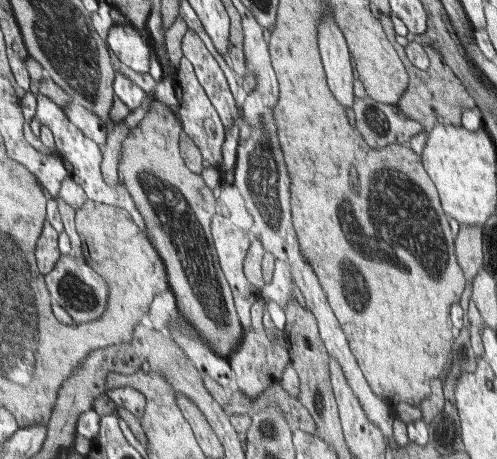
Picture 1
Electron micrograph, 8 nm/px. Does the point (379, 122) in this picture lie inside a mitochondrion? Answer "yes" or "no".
yes

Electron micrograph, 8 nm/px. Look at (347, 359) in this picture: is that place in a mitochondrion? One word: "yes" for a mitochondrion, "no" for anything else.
no

